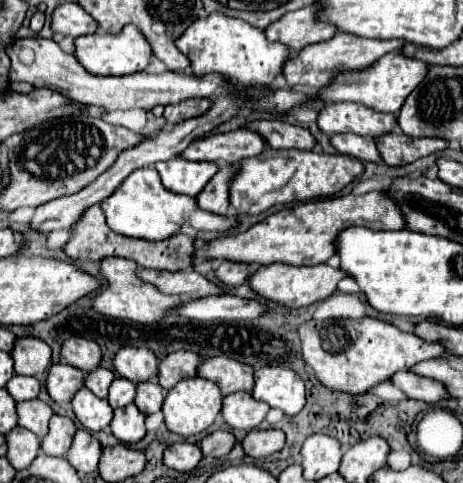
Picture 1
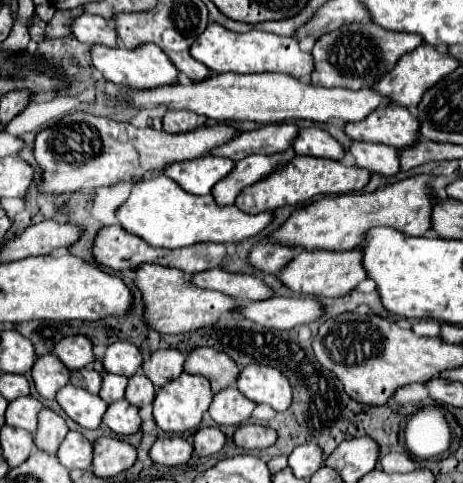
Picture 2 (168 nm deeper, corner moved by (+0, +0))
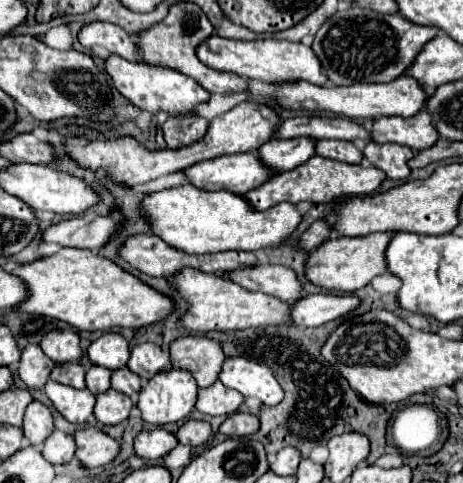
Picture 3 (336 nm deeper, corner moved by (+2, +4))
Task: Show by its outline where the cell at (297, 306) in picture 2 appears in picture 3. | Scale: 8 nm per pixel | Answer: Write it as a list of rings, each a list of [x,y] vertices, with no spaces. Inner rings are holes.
[[[308,294],[292,304],[292,320],[296,326],[324,326],[342,316],[348,316],[360,306],[360,298],[354,294]]]

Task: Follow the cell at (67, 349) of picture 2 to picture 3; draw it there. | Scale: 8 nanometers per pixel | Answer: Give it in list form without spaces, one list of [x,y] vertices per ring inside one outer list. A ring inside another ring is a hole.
[[[68,328],[68,330],[52,330],[48,332],[42,342],[40,348],[44,350],[44,354],[56,362],[76,362],[82,356],[82,348],[80,348],[80,336],[76,334],[76,330]]]

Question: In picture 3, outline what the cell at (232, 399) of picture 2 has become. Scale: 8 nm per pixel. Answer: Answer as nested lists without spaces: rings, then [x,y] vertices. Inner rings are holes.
[[[214,382],[208,388],[198,390],[196,410],[208,416],[230,416],[244,402],[240,392],[226,388],[222,382]]]

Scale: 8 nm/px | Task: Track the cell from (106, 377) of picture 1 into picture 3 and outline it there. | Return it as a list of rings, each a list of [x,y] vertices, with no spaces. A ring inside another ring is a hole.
[[[78,362],[56,364],[56,368],[52,368],[52,372],[50,372],[50,380],[60,382],[60,384],[68,384],[74,388],[86,388],[84,368]]]

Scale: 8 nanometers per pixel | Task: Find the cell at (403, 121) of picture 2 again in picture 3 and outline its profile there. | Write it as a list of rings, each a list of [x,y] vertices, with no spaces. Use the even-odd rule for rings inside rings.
[[[422,110],[412,118],[376,118],[372,122],[372,138],[380,144],[394,142],[408,146],[414,152],[422,152],[432,148],[440,136],[428,112]]]

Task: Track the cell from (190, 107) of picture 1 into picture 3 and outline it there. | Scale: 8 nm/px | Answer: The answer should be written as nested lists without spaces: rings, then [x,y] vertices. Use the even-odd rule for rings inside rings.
[[[182,116],[182,118],[168,118],[166,124],[162,126],[164,140],[170,150],[190,146],[206,134],[208,122],[202,116]]]

